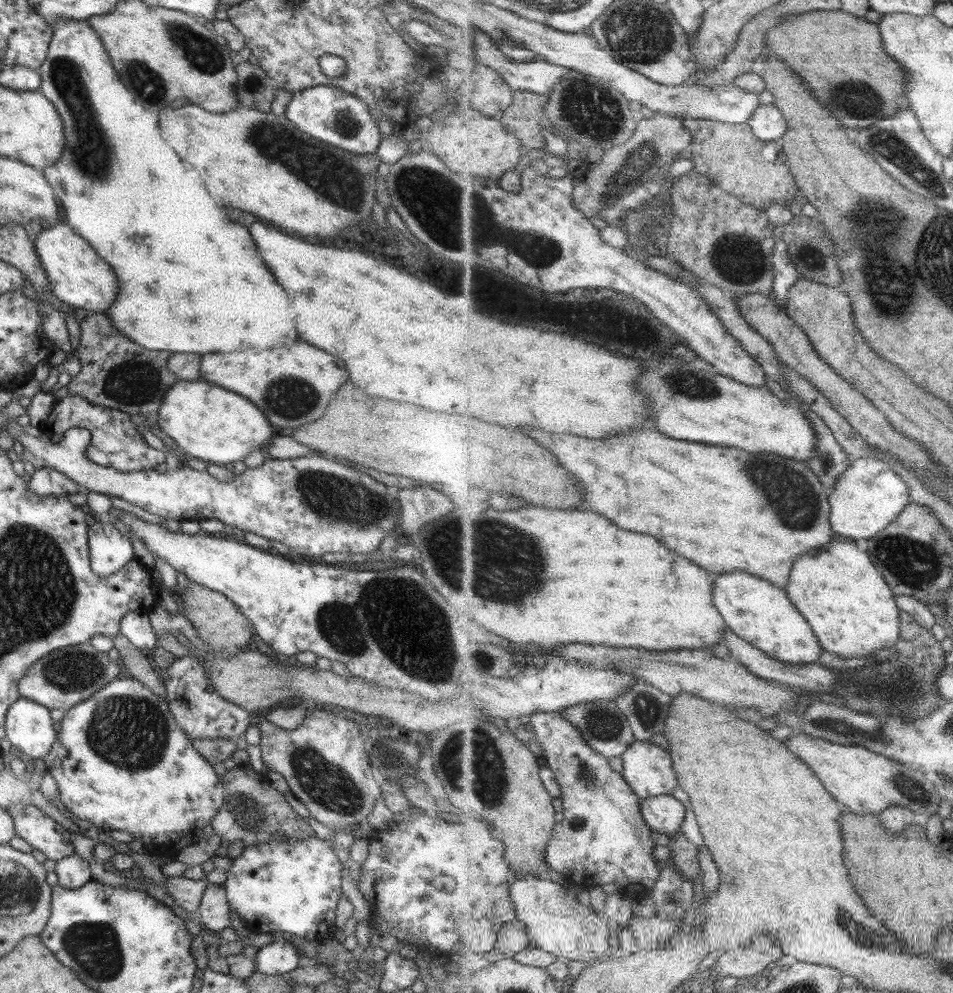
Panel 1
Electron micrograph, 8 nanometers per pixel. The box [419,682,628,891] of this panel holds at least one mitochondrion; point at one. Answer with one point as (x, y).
(473, 762)

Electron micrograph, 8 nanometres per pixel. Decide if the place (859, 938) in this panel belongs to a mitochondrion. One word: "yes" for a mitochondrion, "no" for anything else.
yes

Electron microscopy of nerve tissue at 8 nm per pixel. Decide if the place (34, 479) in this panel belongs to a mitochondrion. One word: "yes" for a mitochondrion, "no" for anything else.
no

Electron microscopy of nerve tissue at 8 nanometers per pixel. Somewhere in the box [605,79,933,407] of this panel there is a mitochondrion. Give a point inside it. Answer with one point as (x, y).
(895, 293)

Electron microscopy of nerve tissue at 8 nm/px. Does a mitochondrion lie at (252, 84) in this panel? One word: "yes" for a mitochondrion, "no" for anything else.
no

